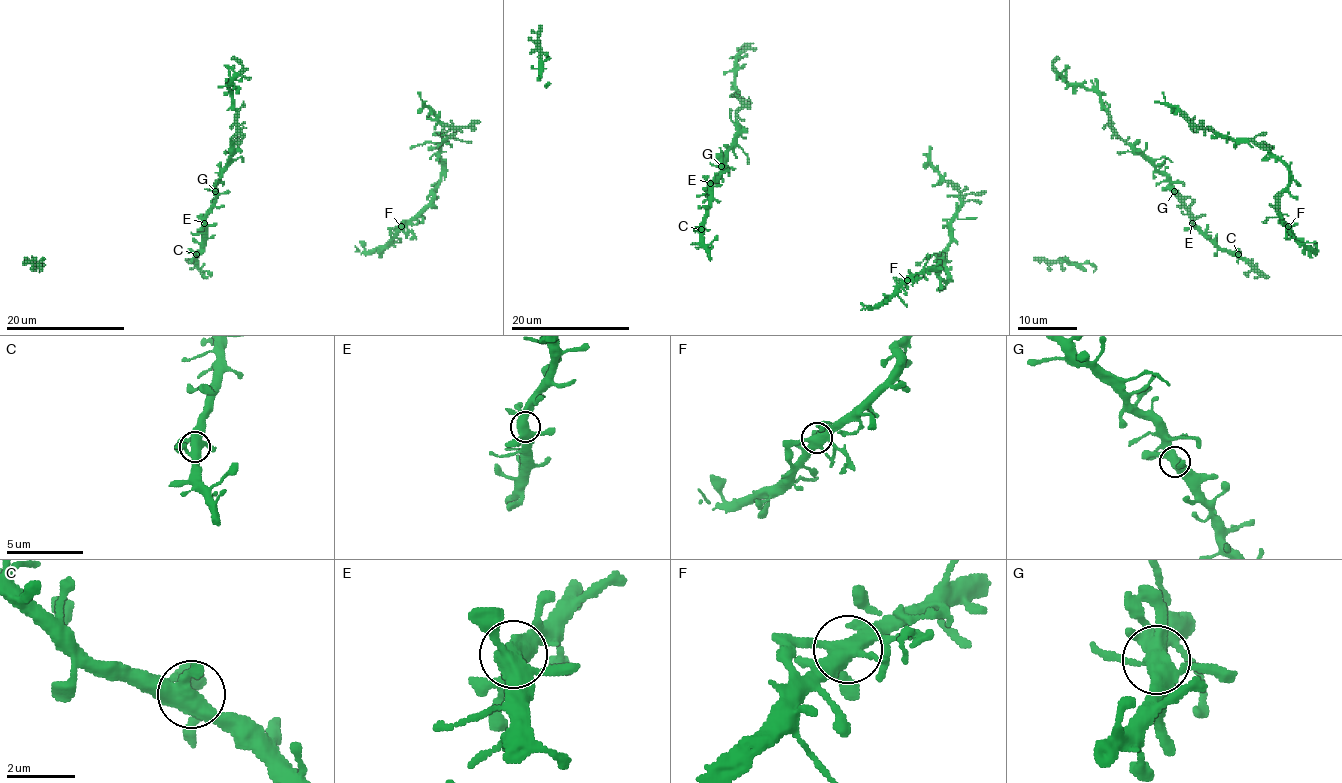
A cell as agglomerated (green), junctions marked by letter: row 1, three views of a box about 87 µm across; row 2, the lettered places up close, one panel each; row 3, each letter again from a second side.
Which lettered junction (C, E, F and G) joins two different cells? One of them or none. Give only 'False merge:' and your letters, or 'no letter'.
False merge: no letter

